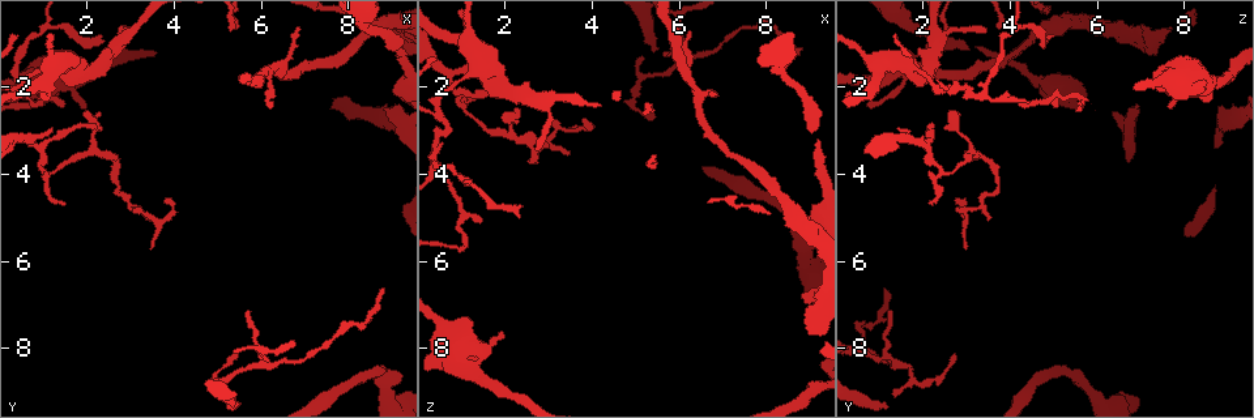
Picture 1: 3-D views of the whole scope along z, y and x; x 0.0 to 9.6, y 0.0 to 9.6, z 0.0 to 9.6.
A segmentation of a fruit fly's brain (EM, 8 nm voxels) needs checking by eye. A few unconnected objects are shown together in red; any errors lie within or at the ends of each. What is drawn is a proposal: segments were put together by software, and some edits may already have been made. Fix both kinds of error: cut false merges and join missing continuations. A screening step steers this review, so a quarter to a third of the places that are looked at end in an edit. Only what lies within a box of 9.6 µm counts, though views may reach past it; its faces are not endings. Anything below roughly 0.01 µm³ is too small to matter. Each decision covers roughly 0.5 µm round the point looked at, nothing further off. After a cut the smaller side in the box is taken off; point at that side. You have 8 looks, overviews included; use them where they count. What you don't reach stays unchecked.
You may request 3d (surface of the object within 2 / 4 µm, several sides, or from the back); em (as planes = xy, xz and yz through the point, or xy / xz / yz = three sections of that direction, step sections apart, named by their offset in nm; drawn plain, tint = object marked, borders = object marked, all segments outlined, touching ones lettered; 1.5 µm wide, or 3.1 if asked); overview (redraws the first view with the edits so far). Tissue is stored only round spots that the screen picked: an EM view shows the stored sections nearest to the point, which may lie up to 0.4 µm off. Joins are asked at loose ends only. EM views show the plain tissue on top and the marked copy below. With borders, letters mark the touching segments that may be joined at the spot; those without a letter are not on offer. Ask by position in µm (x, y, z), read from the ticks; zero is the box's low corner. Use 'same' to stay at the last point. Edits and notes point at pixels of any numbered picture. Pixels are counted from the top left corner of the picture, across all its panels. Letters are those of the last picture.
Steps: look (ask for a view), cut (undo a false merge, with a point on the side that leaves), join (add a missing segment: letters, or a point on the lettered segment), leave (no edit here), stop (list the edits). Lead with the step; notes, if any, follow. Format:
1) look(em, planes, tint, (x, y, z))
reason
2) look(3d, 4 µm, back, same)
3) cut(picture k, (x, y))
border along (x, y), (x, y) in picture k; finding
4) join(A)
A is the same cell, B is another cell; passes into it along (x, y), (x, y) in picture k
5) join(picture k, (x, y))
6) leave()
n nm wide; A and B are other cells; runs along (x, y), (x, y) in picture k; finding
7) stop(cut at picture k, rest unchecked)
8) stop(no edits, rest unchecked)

look(3d, 4 µm, (5.45, 8.20, 2.80))

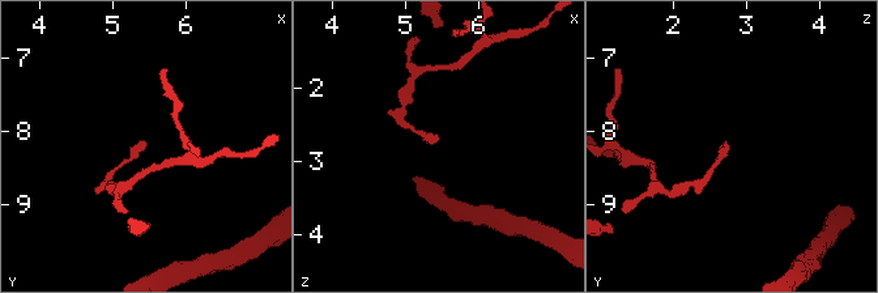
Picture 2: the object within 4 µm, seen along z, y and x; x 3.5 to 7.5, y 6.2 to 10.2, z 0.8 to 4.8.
look(em, planes, borders, (5.40, 8.15, 2.80))

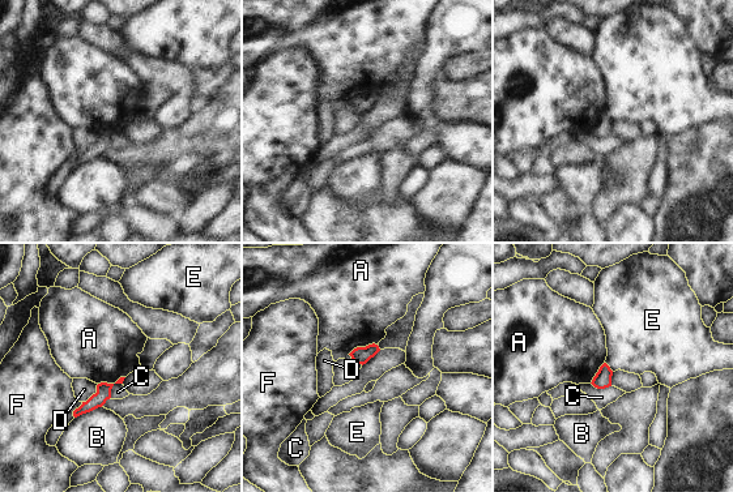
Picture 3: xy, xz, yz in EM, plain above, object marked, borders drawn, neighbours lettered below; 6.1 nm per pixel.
leave()
A touches over 200 nm; A, B, C, D, E and F are other cells; border along (605, 362), (613, 371) in picture 3; no lettered segment goes on from it

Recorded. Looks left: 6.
look(em, planes, borders, (6.90, 0.65, 2.20))
an open end

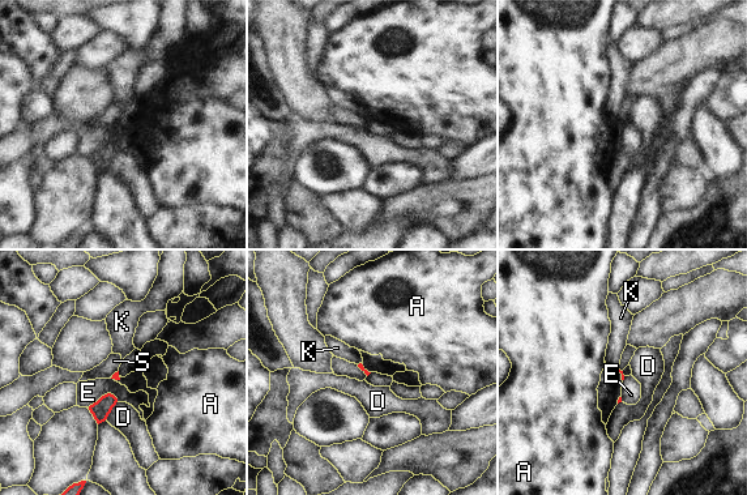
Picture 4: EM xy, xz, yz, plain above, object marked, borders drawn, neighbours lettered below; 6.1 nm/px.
leave()
A, D, E, K and S are other cells; border along (118, 399), (105, 393), (88, 408) in picture 4; none of them fits

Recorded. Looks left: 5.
look(em, xy, step 8, tint, (6.25, 2.45, 0.70))
an open end

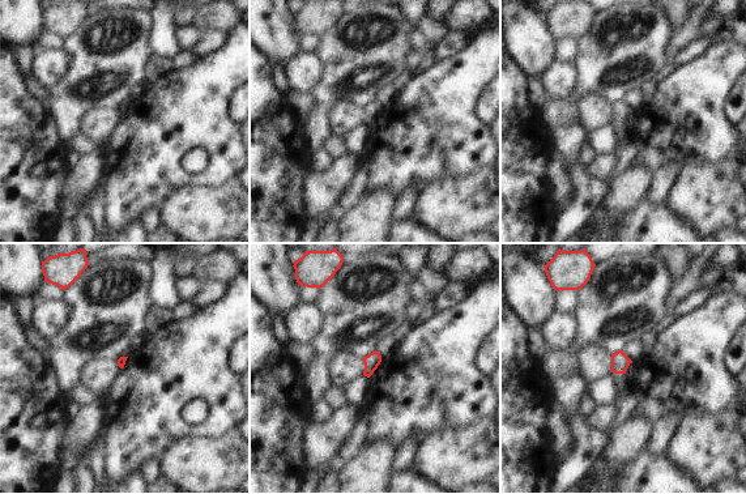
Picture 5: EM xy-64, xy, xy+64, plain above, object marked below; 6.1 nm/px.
look(em, planes, borders, same)

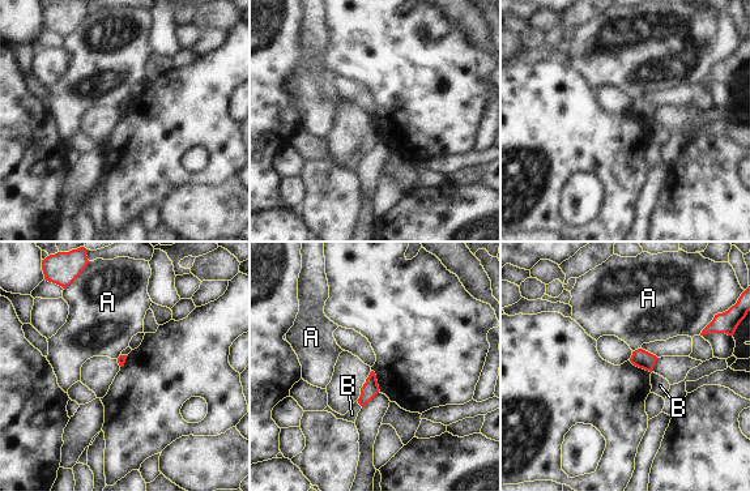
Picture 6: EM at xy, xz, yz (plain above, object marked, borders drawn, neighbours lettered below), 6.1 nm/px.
leave()
A and B are other cells; border along (707, 325), (699, 334) in picture 6; none of them fits

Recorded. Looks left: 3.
stop(no edits, rest unchecked)

